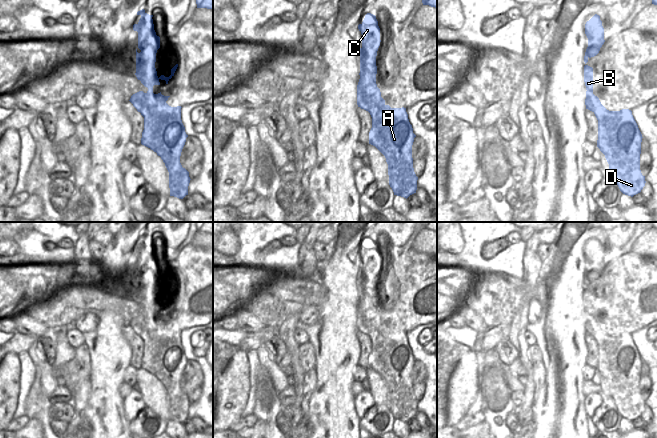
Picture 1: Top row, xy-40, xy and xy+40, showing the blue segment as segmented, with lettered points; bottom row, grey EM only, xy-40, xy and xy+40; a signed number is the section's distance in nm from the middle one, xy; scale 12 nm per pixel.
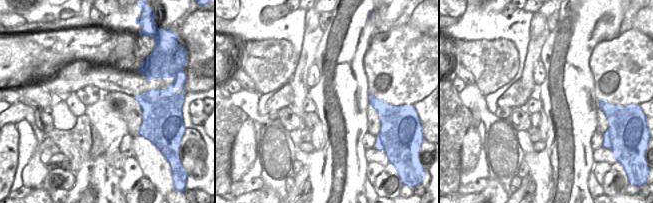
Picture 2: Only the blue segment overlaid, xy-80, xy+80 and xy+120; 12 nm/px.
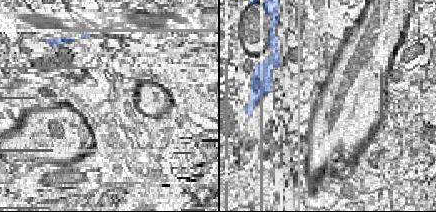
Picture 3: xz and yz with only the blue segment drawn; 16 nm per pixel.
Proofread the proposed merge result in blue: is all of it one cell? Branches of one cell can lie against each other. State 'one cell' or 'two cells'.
two cells

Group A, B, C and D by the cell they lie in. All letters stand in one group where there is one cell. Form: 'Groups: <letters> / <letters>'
Groups: A D / B C.

